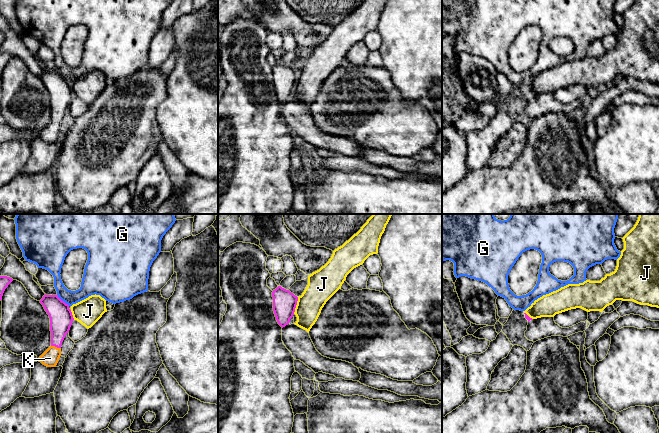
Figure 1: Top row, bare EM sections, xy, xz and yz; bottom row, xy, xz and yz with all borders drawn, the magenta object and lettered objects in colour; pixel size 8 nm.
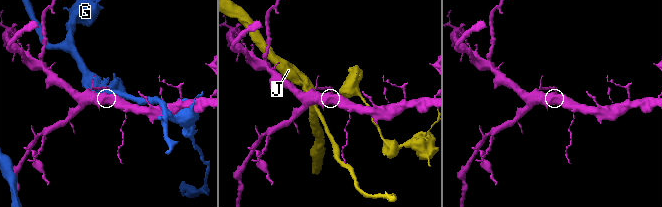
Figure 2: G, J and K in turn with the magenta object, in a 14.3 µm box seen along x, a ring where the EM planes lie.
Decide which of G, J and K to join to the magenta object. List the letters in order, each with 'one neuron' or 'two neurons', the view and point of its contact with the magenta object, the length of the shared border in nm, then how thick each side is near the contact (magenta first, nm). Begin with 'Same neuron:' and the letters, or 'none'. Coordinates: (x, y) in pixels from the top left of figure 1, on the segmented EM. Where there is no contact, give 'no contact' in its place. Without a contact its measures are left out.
Same neuron: K
G: two neurons | xy (63, 301) | 140 nm | 190/140 nm
J: two neurons | xz (296, 304) | 140 nm | 190/220 nm
K: one neuron | xy (56, 346) | 80 nm | 190/140 nm

